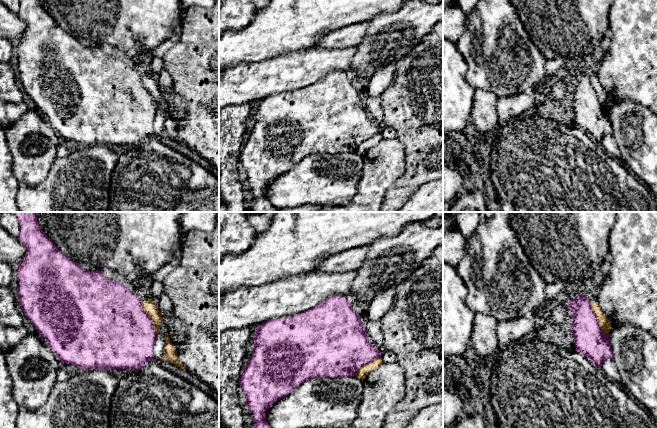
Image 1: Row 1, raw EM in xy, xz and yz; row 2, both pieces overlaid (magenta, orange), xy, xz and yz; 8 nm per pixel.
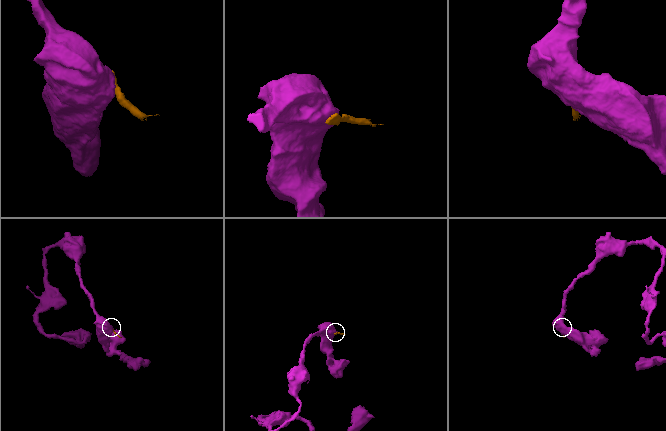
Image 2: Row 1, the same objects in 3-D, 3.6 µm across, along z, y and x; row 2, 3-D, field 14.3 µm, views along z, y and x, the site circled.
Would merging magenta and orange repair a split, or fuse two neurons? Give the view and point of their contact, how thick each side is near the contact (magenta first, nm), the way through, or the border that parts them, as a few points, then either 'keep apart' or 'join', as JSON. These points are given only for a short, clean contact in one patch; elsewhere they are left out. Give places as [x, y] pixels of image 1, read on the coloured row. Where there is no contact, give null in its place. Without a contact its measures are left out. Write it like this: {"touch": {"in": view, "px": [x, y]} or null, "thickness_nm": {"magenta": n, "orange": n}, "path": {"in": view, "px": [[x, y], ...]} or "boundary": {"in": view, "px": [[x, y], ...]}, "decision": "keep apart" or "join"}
{"touch": {"in": "yz", "px": [596, 319]}, "thickness_nm": {"magenta": 240, "orange": 90}, "boundary": {"in": "yz", "px": [[590, 301], [590, 307], [598, 326], [608, 333]]}, "decision": "keep apart"}

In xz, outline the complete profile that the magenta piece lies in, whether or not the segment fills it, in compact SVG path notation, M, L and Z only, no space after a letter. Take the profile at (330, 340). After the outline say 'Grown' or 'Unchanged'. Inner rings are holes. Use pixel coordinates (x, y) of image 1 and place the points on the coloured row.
M333 295L315 307L281 319L273 319L256 327L252 343L254 350L248 364L243 367L239 385L245 393L244 400L252 413L254 428L271 428L265 412L279 399L287 396L305 381L312 378L345 378L356 376L358 370L381 357L381 351L370 344L366 326L353 311L346 296Z. Unchanged

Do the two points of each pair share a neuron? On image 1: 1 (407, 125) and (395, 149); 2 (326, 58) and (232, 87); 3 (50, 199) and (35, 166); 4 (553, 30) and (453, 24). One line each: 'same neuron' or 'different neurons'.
1: different neurons
2: same neuron
3: different neurons
4: different neurons

